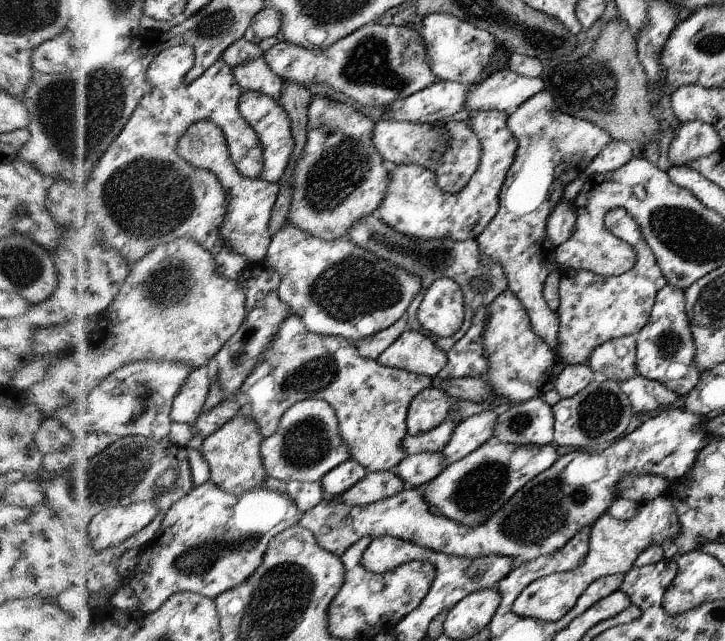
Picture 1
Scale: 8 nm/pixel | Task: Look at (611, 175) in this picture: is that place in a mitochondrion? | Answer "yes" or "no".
no

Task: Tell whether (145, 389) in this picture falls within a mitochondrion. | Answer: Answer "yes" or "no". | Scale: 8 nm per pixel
yes

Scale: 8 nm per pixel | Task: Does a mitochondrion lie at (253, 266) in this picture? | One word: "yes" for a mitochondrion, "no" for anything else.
no

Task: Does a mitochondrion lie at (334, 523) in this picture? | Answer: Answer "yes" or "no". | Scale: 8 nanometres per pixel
no

